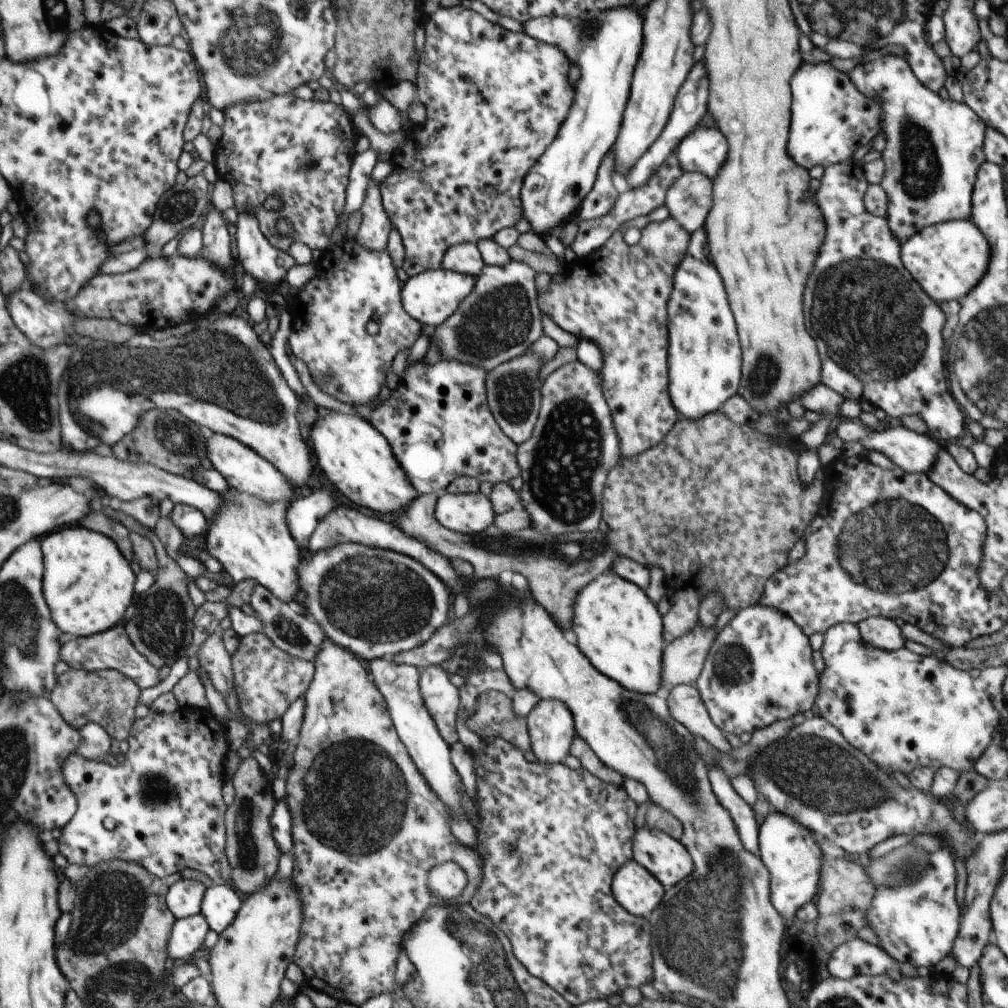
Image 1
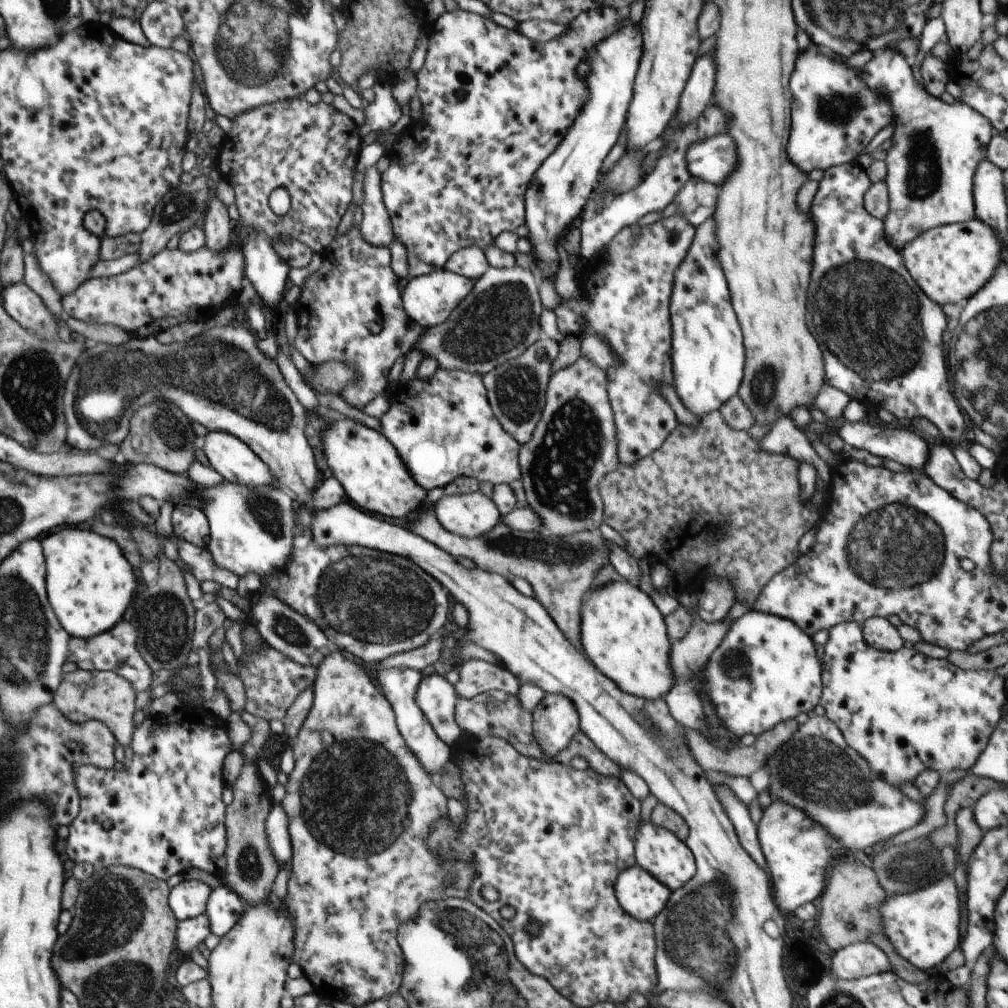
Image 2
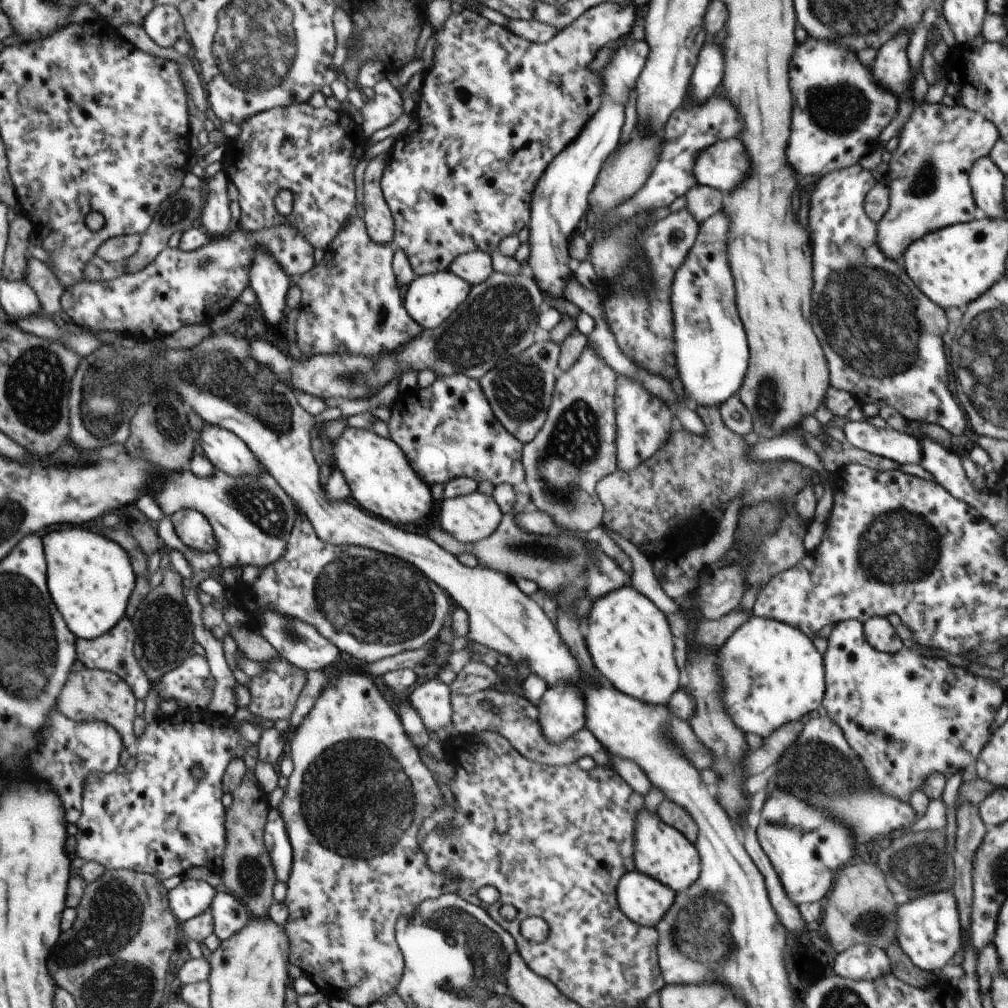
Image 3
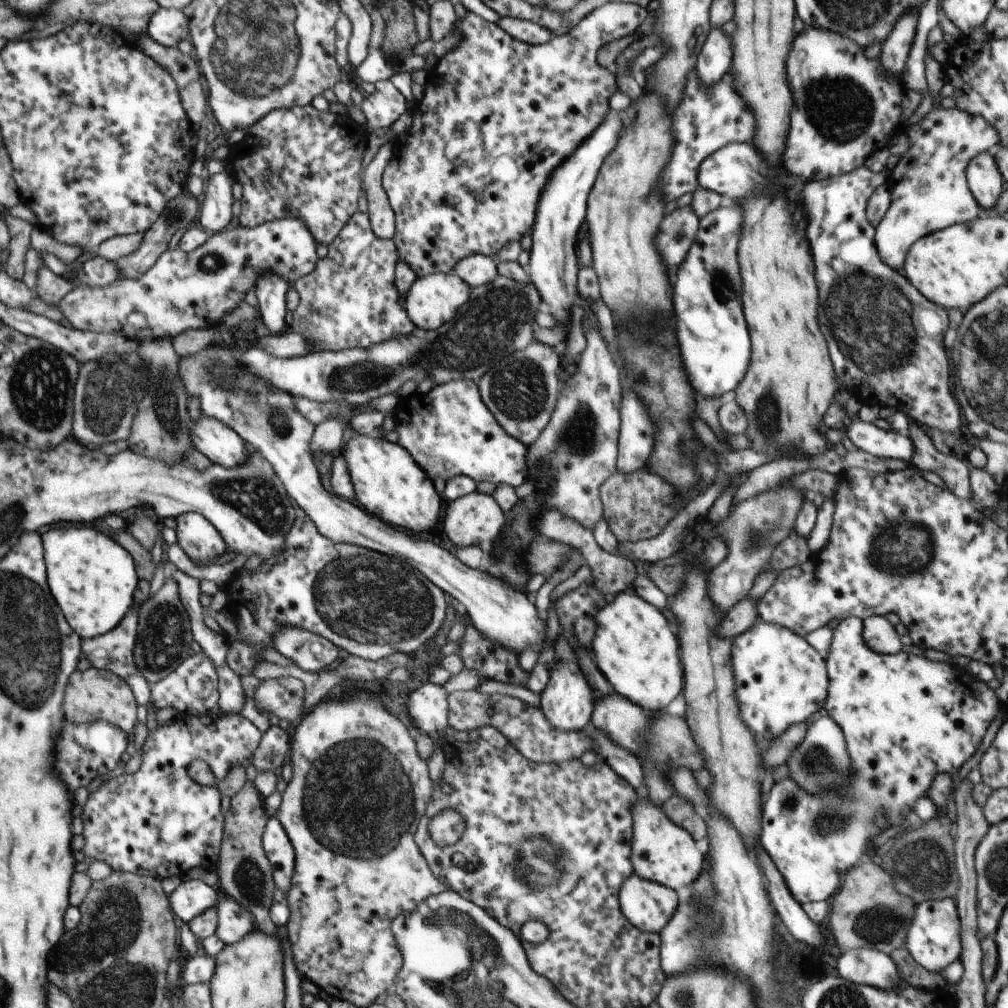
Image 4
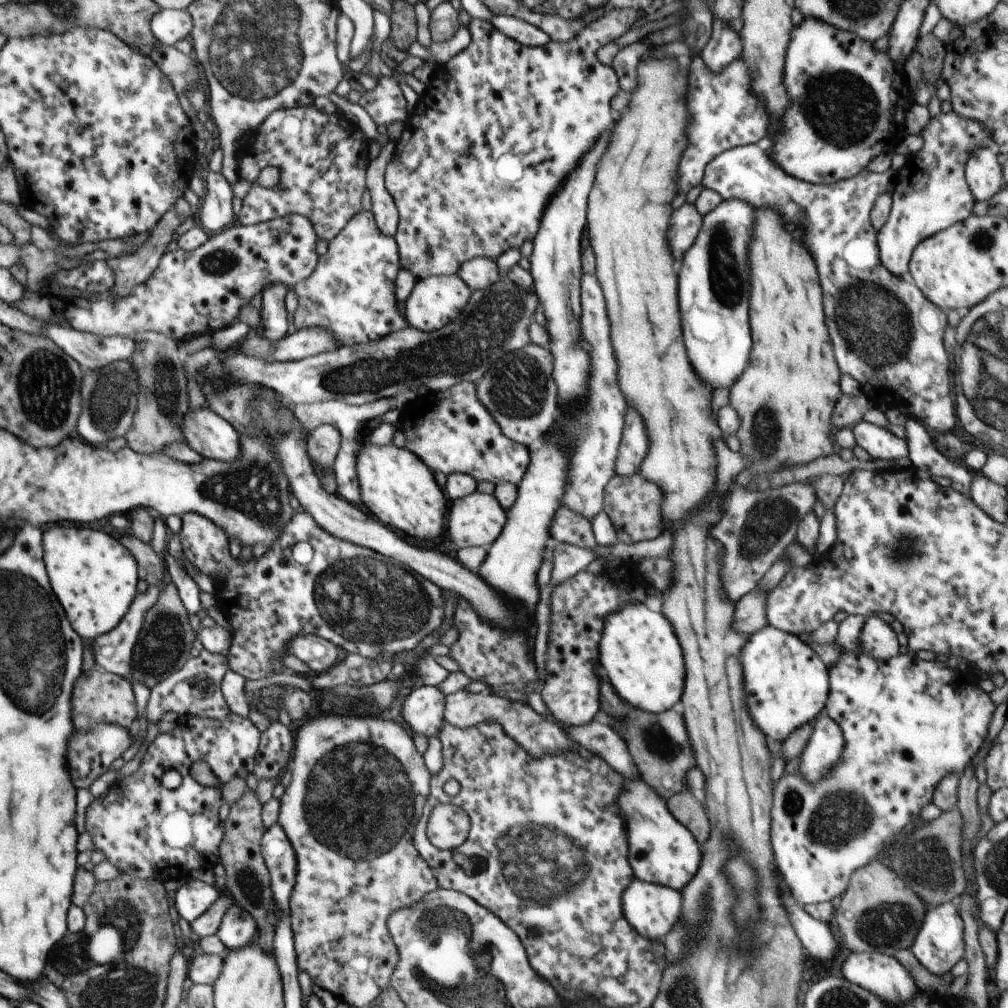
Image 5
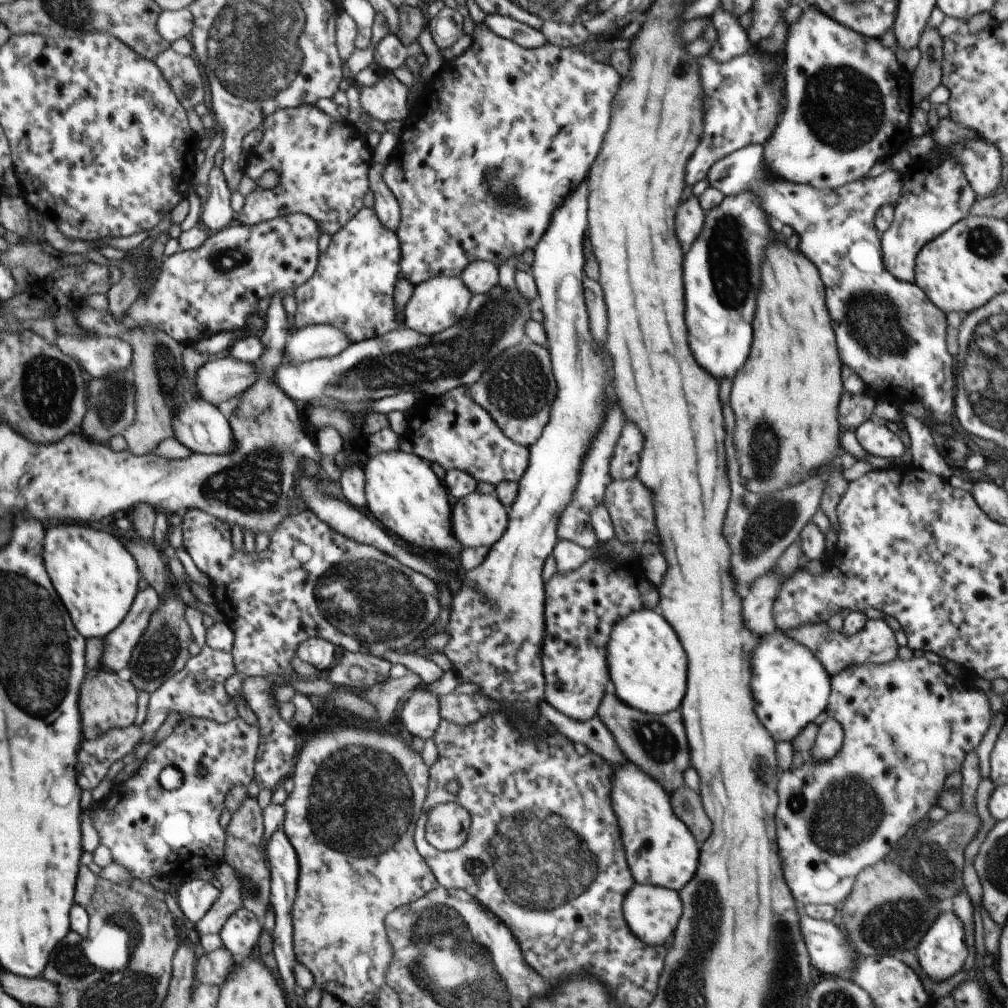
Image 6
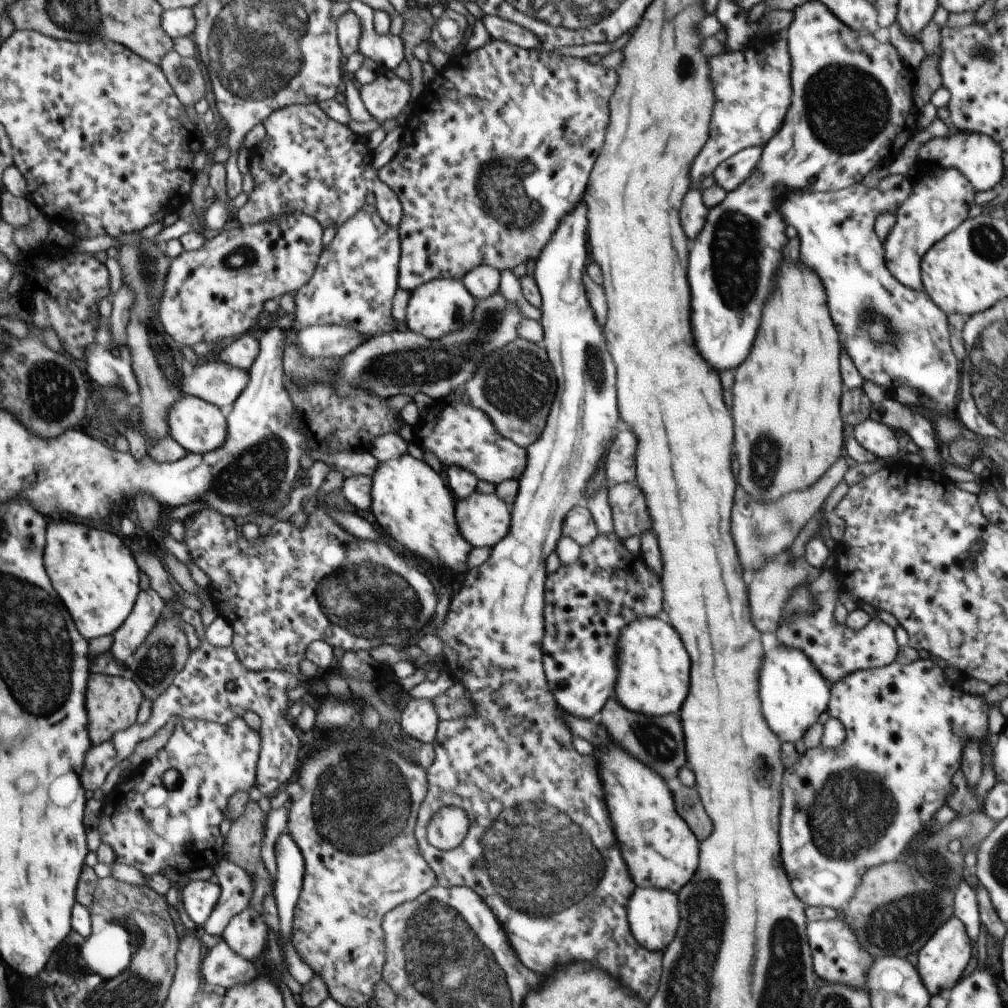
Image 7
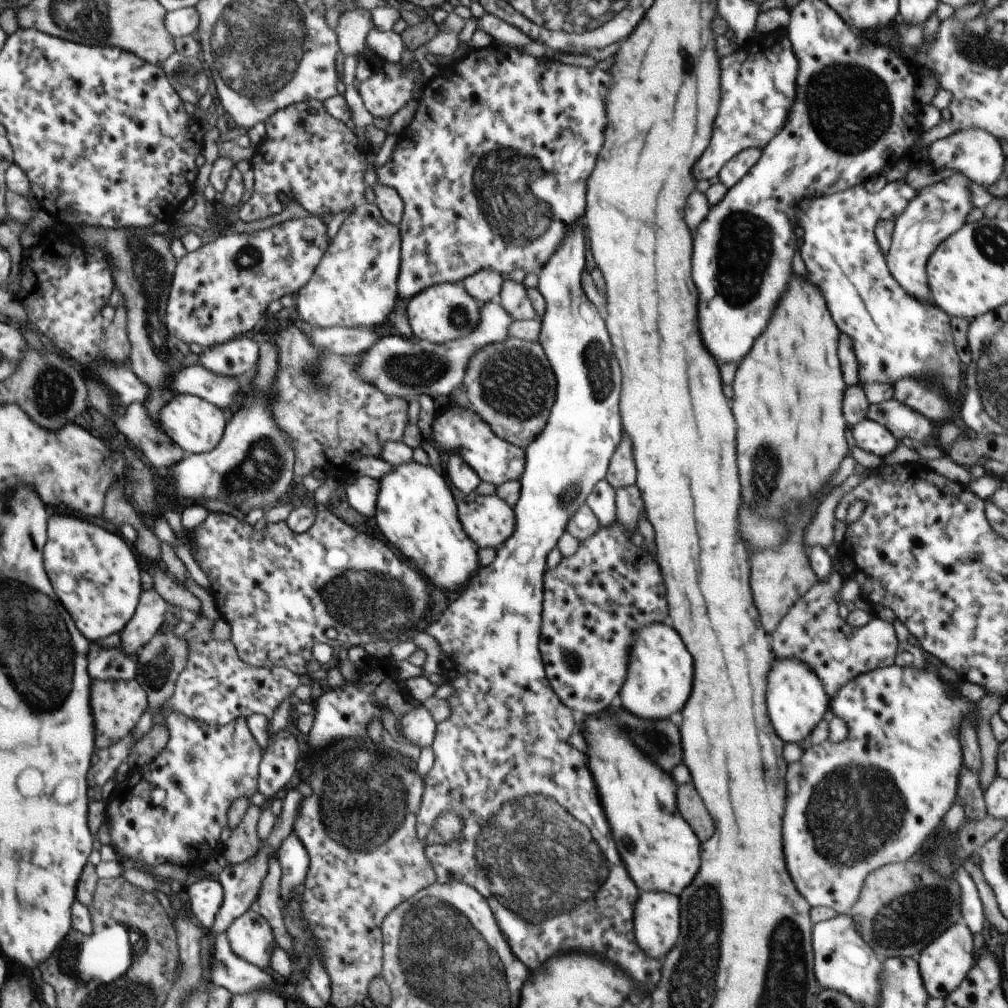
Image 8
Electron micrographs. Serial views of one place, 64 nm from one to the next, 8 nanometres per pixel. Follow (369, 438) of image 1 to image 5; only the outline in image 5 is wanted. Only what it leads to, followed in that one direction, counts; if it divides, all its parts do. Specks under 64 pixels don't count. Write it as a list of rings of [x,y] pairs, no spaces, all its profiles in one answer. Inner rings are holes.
[[[366,438],[361,439],[356,474],[360,480],[362,502],[382,524],[419,542],[446,536],[444,515],[449,512],[450,503],[444,488],[438,486],[433,471],[408,449],[394,444],[374,446]]]

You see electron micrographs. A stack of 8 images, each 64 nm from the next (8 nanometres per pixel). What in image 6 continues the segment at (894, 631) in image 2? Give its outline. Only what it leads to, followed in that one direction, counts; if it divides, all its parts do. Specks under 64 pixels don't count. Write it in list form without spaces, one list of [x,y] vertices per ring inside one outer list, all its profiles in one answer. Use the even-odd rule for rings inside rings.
[[[868,619],[865,627],[852,636],[846,636],[842,630],[832,632],[826,620],[818,620],[816,624],[802,624],[798,628],[786,630],[786,636],[790,640],[796,640],[798,644],[806,646],[814,656],[817,656],[828,676],[836,676],[856,664],[890,664],[898,657],[899,646],[894,633],[884,619]]]

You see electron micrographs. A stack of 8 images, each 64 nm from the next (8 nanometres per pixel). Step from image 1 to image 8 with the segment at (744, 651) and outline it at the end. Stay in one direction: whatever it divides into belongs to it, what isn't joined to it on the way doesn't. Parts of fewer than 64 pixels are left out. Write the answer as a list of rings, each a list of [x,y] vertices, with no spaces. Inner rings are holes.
[[[774,658],[766,682],[766,708],[776,734],[784,742],[801,744],[829,710],[831,700],[822,681],[798,658]]]

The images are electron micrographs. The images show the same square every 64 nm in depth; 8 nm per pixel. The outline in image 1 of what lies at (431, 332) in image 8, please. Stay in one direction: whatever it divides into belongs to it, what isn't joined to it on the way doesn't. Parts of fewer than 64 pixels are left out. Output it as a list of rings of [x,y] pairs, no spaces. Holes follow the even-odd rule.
[[[439,267],[426,270],[414,277],[403,277],[401,302],[404,311],[427,329],[441,326],[470,295],[475,286],[475,277]]]

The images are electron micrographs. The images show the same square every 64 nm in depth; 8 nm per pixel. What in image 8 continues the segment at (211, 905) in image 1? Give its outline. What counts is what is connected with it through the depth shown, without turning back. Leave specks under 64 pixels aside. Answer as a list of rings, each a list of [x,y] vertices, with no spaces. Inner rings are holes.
[[[256,907],[250,908],[234,920],[226,934],[236,956],[258,968],[270,968],[273,951],[279,946],[270,924]]]

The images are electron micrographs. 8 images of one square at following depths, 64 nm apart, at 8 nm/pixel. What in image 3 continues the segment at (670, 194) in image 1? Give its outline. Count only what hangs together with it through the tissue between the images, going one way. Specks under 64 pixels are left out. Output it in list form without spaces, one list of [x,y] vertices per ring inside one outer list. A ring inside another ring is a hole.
[[[697,184],[683,195],[686,198],[685,208],[698,223],[704,222],[706,218],[720,212],[722,208],[724,194],[709,186]]]

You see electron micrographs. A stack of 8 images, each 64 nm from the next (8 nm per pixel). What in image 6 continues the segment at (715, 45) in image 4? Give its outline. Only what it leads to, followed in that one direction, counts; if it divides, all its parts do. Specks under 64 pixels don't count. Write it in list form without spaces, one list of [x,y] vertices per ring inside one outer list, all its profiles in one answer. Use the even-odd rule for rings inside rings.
[[[716,10],[712,16],[714,28],[718,32],[718,44],[720,48],[710,48],[710,58],[716,62],[728,62],[734,56],[740,56],[748,52],[750,42],[746,32],[738,26],[738,20],[732,14],[726,14],[724,10]]]

